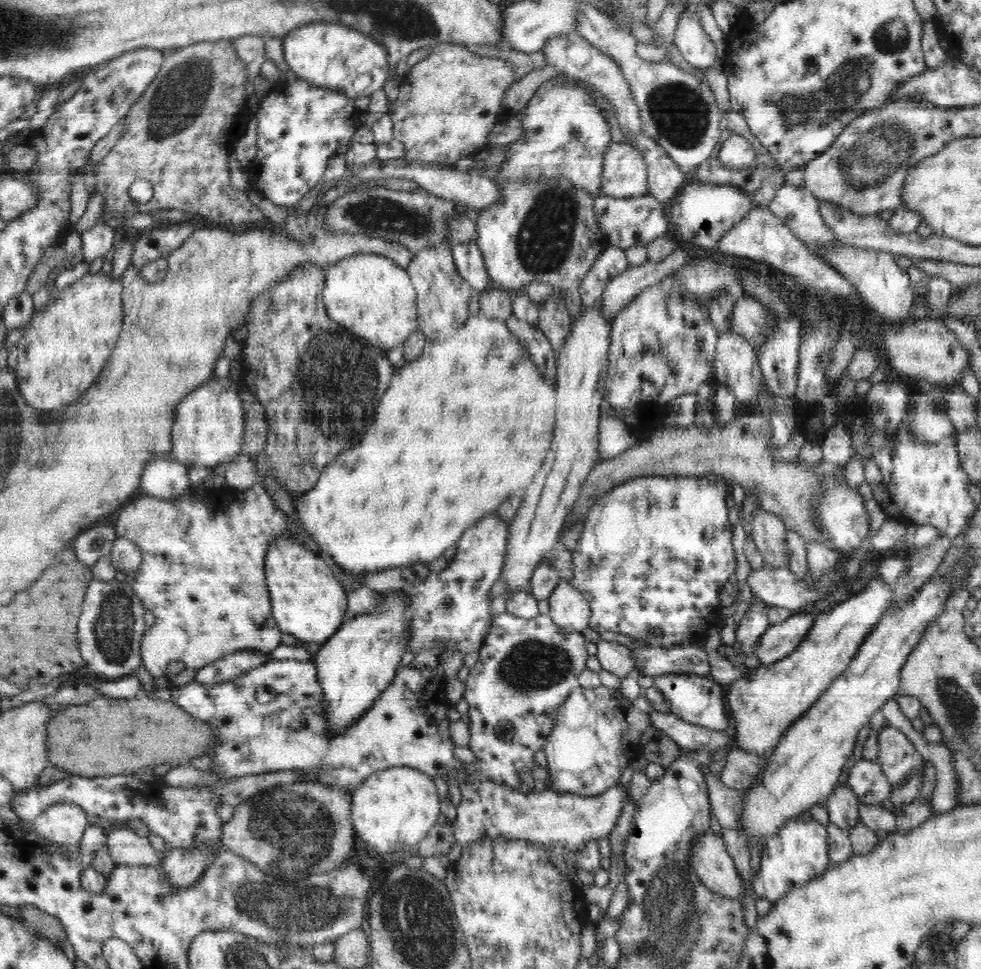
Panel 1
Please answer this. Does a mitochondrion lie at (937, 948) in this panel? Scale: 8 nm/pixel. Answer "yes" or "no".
yes

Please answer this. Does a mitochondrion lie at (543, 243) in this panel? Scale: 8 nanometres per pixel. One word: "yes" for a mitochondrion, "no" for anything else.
yes

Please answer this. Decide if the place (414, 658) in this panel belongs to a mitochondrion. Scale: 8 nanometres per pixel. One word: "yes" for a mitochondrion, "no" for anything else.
no

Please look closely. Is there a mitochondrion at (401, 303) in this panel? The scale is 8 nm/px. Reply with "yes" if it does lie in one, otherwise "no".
no

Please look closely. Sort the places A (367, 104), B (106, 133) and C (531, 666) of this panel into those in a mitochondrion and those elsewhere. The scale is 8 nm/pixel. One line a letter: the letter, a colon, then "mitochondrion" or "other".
A: other
B: other
C: mitochondrion

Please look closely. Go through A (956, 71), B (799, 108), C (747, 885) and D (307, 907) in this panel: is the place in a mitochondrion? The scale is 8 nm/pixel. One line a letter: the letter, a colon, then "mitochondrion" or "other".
A: other
B: mitochondrion
C: other
D: mitochondrion

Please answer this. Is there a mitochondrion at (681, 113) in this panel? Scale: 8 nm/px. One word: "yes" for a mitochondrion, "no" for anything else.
yes

